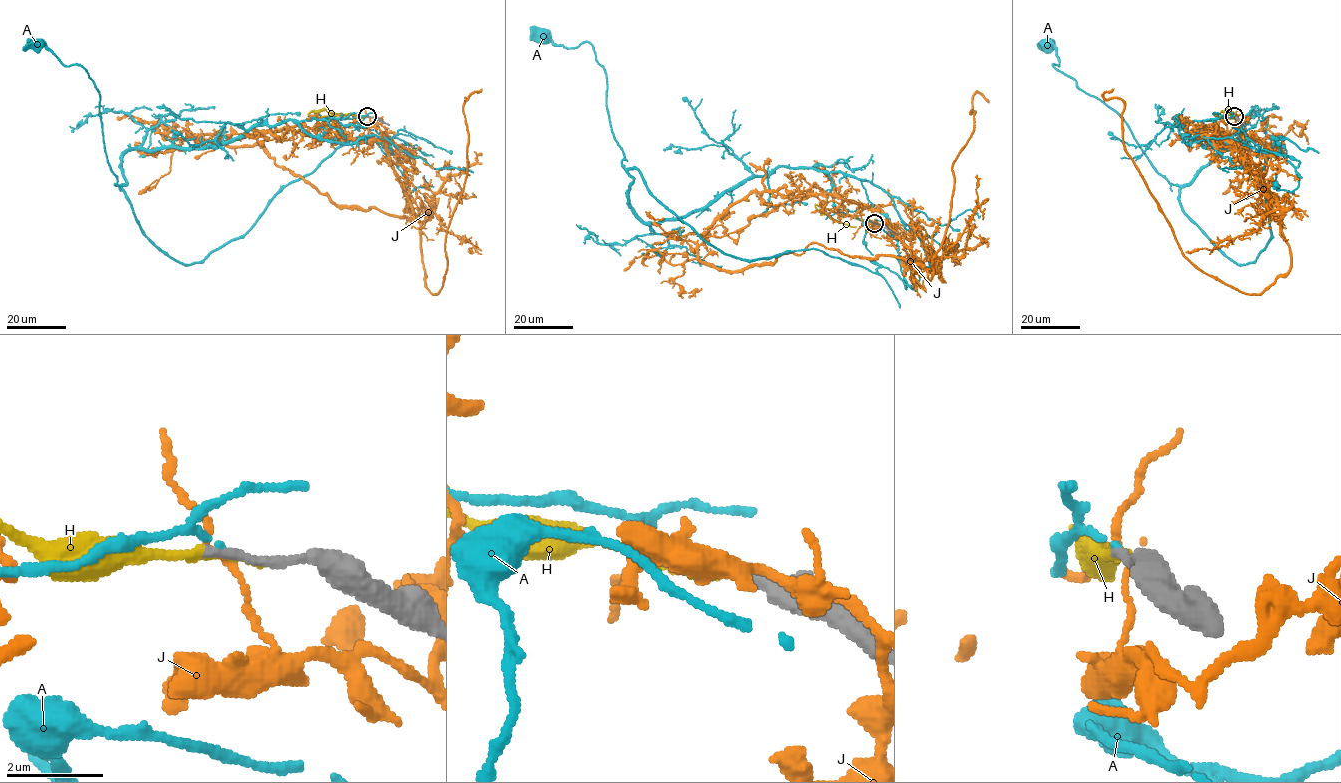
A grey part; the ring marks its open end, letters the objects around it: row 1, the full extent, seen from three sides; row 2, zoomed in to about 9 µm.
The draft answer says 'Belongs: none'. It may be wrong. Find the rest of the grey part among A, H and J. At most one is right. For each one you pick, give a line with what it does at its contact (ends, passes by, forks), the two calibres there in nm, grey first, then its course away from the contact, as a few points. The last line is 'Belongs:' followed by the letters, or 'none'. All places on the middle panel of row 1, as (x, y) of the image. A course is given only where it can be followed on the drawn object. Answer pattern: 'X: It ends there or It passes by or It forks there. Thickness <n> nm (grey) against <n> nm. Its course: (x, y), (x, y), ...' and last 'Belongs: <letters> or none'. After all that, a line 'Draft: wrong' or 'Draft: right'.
H: It ends there. Thickness 240 nm (grey) against 180 nm
Belongs: H
Draft: wrong

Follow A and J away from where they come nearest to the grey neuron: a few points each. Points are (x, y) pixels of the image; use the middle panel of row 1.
A: (875, 224), (835, 206), (827, 174), (786, 166), (644, 222), (594, 47), (545, 36)
J: (875, 224), (909, 248), (929, 280), (950, 215), (952, 165), (973, 132), (974, 94), (988, 103)

